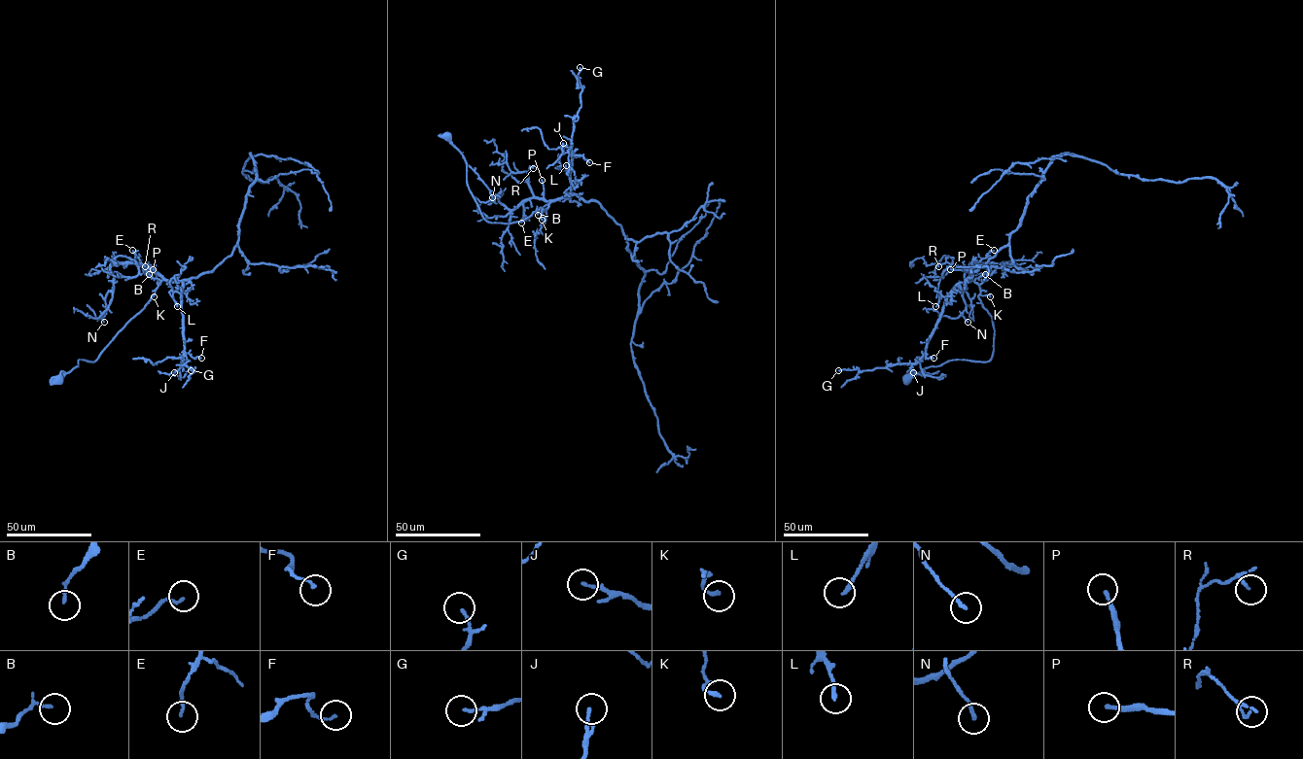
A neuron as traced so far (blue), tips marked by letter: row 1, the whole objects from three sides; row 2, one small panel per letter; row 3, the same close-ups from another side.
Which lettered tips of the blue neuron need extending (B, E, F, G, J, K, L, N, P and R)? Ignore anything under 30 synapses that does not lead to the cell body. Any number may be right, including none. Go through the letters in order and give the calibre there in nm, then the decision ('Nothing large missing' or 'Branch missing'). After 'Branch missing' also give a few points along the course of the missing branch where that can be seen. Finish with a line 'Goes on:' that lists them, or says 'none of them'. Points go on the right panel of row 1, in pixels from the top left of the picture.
B: Thickness 90 nm. Nothing large missing
E: Thickness 130 nm. Nothing large missing
F: Thickness 110 nm. Nothing large missing
G: Thickness 130 nm. Nothing large missing
J: Thickness 130 nm. Nothing large missing
K: Thickness 170 nm. Nothing large missing
L: Thickness 190 nm. Nothing large missing
N: Thickness 160 nm. Nothing large missing
P: Thickness 190 nm. Branch missing. Course of what is missing: (950, 269), (942, 271), (915, 297)
R: Thickness 100 nm. Nothing large missing
Goes on: P

